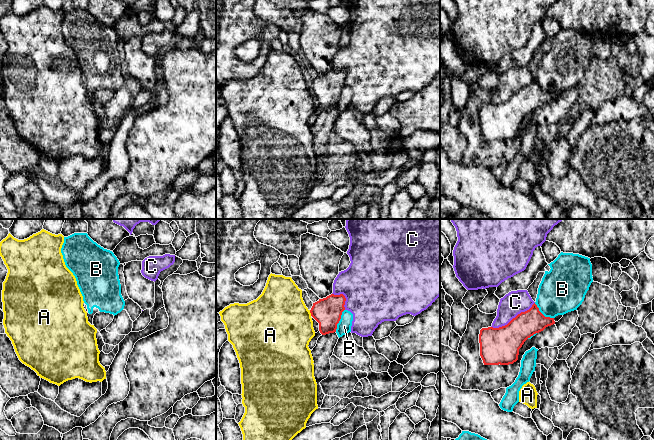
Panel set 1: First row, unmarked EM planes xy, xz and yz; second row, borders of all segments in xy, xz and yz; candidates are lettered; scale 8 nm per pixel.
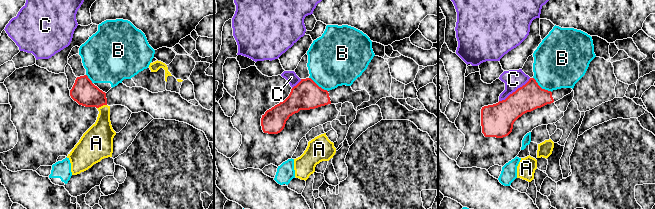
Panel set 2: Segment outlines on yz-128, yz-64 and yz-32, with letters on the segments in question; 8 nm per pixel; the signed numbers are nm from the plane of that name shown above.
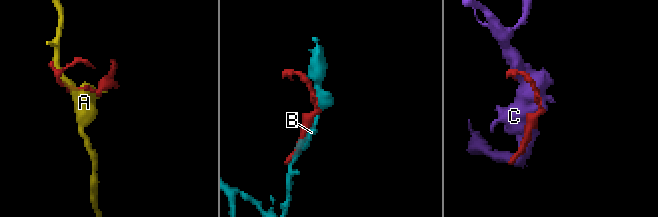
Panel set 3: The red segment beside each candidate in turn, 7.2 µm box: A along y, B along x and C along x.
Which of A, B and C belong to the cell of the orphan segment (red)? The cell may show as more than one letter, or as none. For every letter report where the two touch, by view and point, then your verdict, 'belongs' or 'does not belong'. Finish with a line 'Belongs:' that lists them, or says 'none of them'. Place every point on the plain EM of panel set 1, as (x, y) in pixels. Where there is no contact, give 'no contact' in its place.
A: contact xz (310, 88); does not belong
B: contact xz (339, 96); does not belong
C: contact yz (513, 94); does not belong
Belongs: none of them

